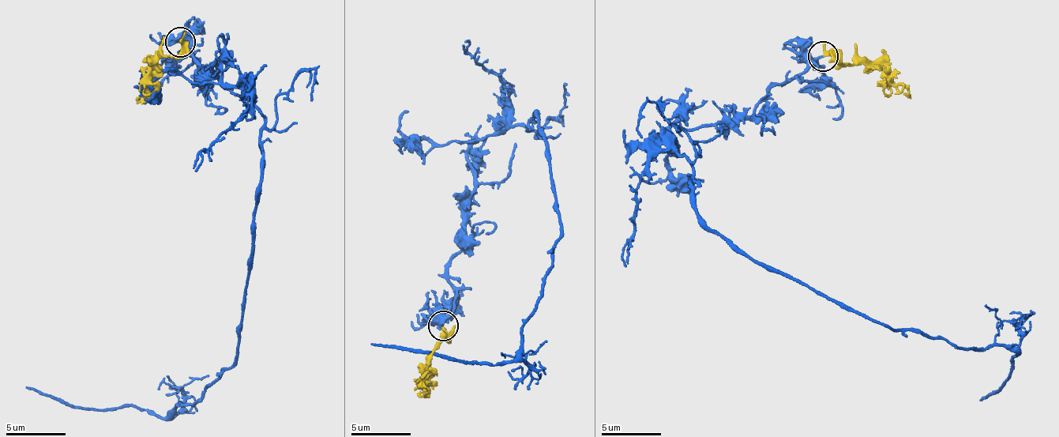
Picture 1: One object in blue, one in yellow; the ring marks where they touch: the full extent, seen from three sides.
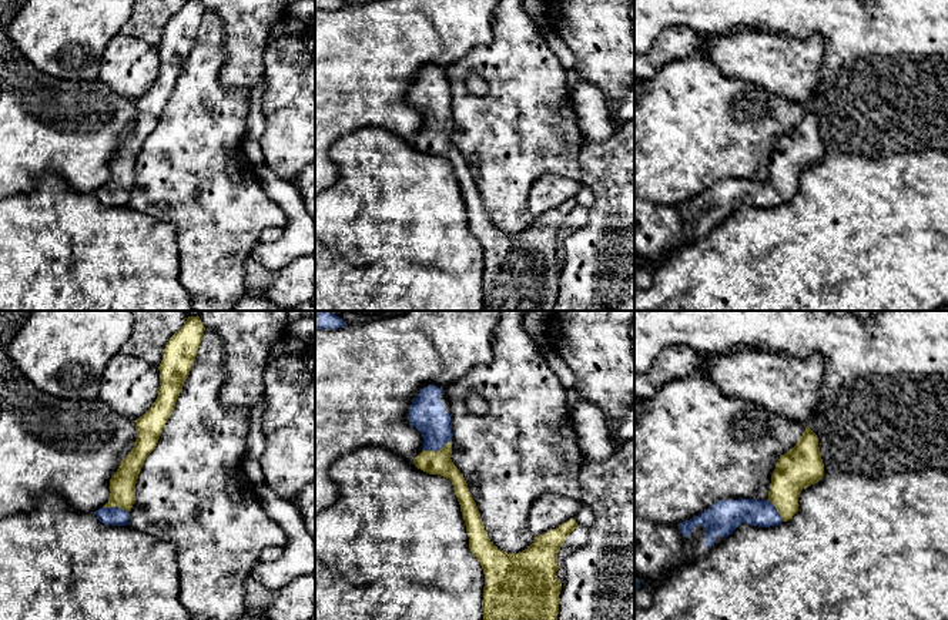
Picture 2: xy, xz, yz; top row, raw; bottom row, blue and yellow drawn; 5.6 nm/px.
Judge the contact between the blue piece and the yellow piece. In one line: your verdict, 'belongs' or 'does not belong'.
belongs

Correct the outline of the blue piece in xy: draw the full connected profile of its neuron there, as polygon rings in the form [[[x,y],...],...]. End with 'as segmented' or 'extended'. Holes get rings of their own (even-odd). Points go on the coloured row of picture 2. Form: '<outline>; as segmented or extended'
[[[188,316],[182,328],[167,342],[158,366],[158,396],[135,420],[137,439],[110,479],[110,499],[94,512],[104,525],[125,526],[135,500],[135,483],[145,458],[155,449],[161,432],[175,408],[185,379],[195,361],[205,328],[200,316]]]; extended

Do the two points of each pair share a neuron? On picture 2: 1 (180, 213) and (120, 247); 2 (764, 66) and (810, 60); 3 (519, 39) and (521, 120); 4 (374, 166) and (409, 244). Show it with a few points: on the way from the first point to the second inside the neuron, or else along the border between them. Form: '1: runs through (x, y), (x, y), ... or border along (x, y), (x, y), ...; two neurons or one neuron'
1: border along (134, 208), (170, 221), (180, 251); two neurons
2: runs through (776, 64), (794, 64), (799, 62); one neuron
3: runs through (519, 59), (522, 100); one neuron
4: runs through (387, 186), (395, 211), (395, 224); one neuron

